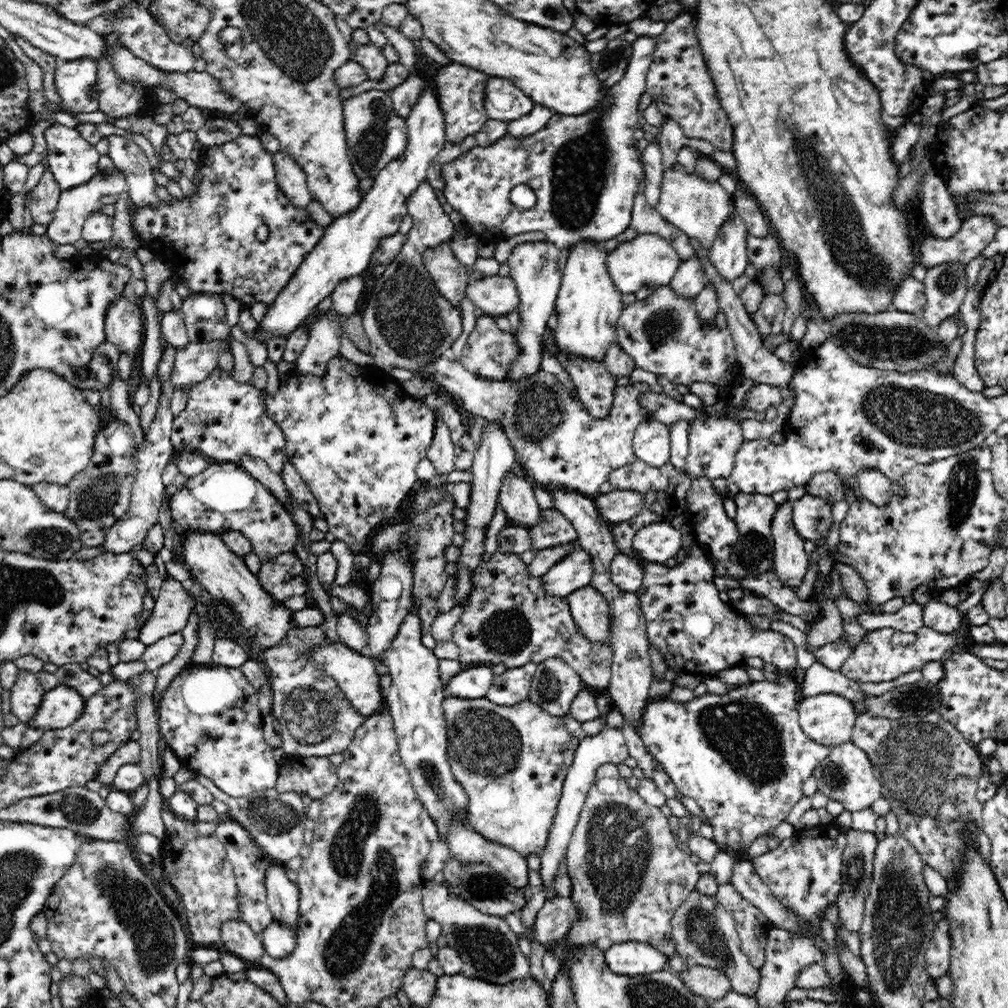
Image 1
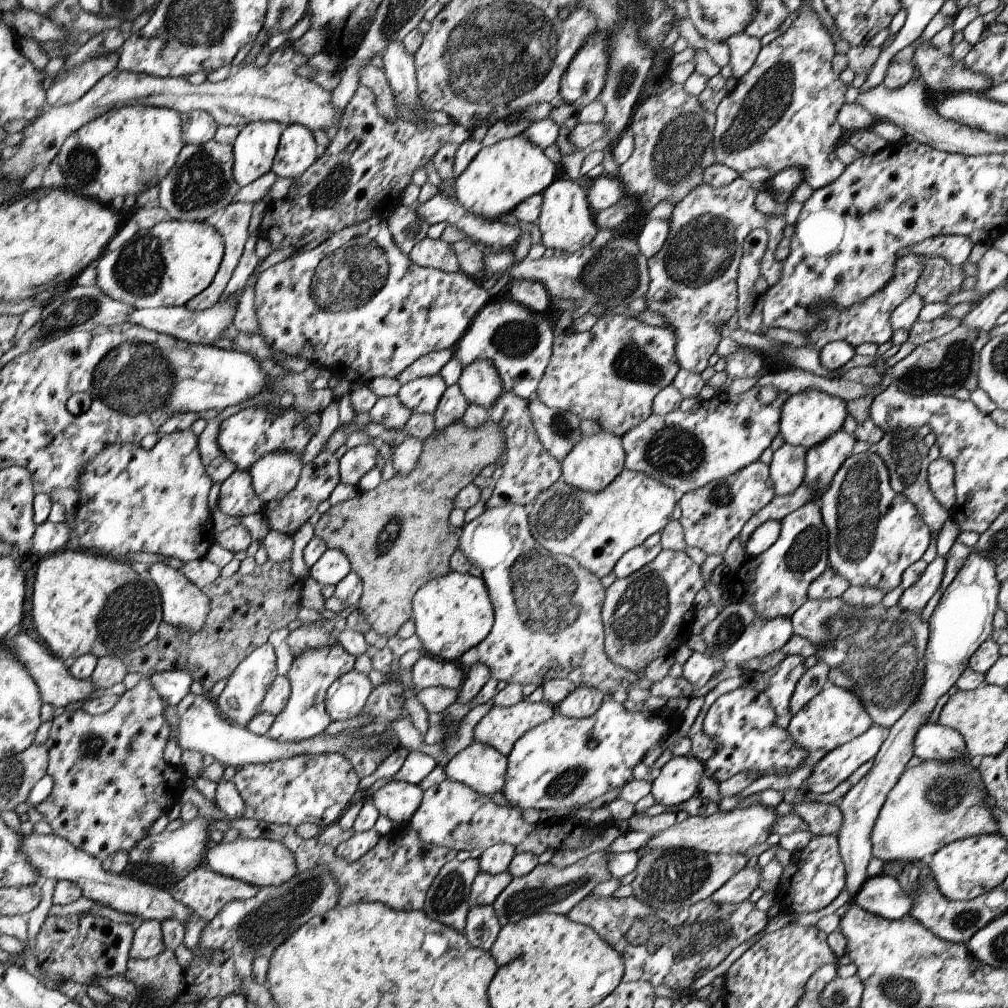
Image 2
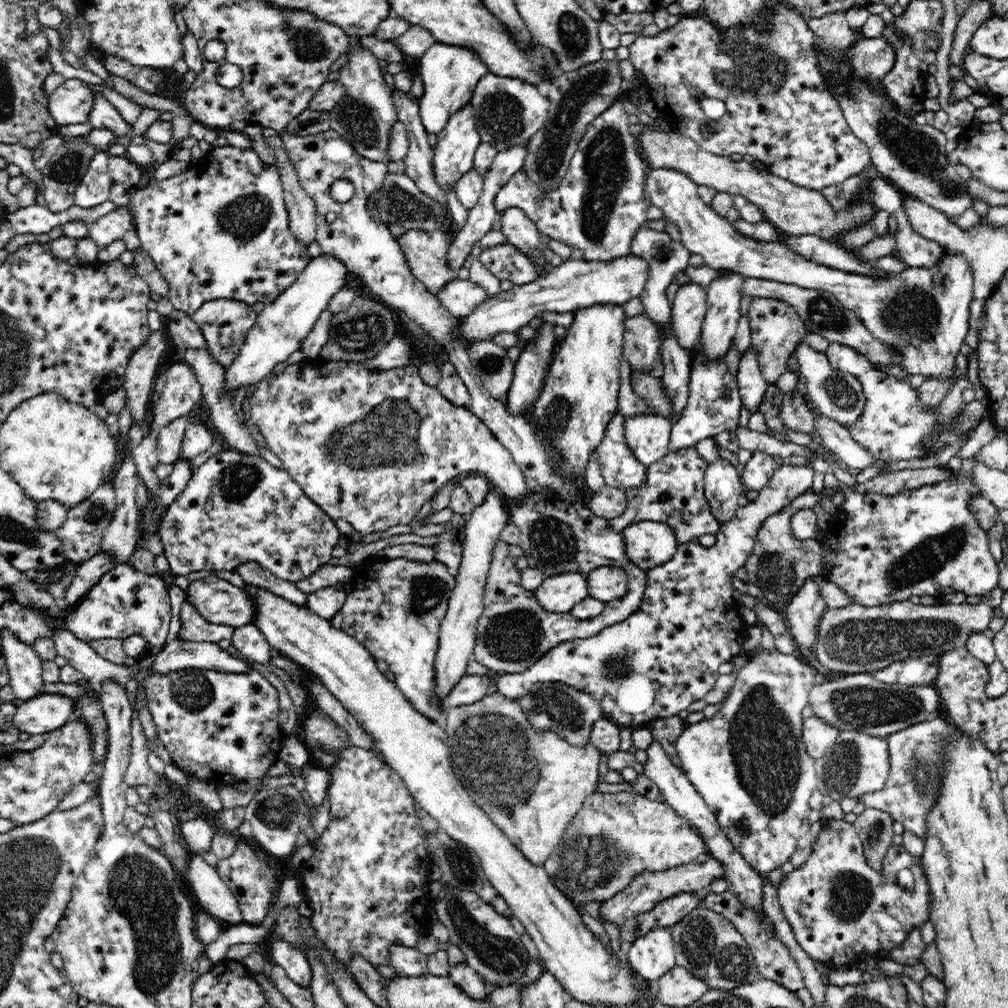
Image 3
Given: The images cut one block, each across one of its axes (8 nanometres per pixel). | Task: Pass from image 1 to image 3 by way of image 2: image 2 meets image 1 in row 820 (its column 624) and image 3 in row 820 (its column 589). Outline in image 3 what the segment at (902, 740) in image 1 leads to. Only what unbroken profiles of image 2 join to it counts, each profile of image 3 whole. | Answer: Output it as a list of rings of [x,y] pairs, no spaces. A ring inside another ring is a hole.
[[[942,717],[924,721],[908,728],[888,734],[890,751],[890,775],[882,790],[866,793],[859,800],[868,808],[890,813],[894,821],[901,822],[905,830],[925,839],[927,835],[926,817],[930,812],[941,787],[943,738],[949,735],[951,726]]]

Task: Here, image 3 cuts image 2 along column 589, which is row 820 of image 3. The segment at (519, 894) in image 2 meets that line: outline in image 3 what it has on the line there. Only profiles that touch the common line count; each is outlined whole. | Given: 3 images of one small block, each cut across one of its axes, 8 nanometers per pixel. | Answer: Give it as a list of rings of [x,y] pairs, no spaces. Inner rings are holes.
[[[868,807],[853,822],[864,845],[866,862],[874,871],[882,870],[882,860],[892,845],[892,838],[895,835],[893,822],[890,813]]]

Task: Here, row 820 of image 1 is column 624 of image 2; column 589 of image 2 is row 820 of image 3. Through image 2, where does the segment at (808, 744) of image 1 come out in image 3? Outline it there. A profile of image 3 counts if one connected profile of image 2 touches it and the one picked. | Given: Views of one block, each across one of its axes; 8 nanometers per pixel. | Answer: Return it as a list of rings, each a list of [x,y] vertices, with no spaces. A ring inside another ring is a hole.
[[[763,648],[759,654],[751,655],[748,664],[738,672],[722,708],[711,718],[688,723],[674,744],[681,770],[716,815],[720,830],[742,853],[744,861],[759,873],[780,868],[794,854],[796,842],[805,831],[802,820],[810,809],[808,800],[817,789],[815,759],[807,753],[801,737],[802,710],[809,704],[814,675],[814,668],[800,655]]]

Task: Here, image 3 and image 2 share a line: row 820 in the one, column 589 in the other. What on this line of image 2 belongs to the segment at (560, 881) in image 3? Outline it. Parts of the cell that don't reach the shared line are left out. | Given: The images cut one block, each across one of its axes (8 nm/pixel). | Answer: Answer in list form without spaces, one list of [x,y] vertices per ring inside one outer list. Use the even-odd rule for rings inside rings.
[[[508,503],[504,506],[485,509],[478,518],[462,526],[459,549],[466,555],[466,558],[468,558],[472,565],[482,570],[482,580],[486,583],[486,588],[494,607],[494,622],[490,634],[478,646],[467,650],[458,662],[462,668],[472,668],[474,665],[486,665],[492,677],[498,681],[504,680],[507,683],[518,683],[522,686],[526,684],[543,686],[546,681],[552,678],[570,679],[577,687],[590,687],[602,691],[603,694],[612,694],[618,688],[619,682],[625,672],[608,658],[605,651],[605,630],[601,619],[601,608],[606,597],[606,589],[600,583],[600,579],[595,574],[586,573],[584,568],[578,564],[578,561],[574,560],[574,557],[551,553],[538,544],[538,541],[535,540],[530,532],[528,509],[528,507],[523,507],[522,505]]]

